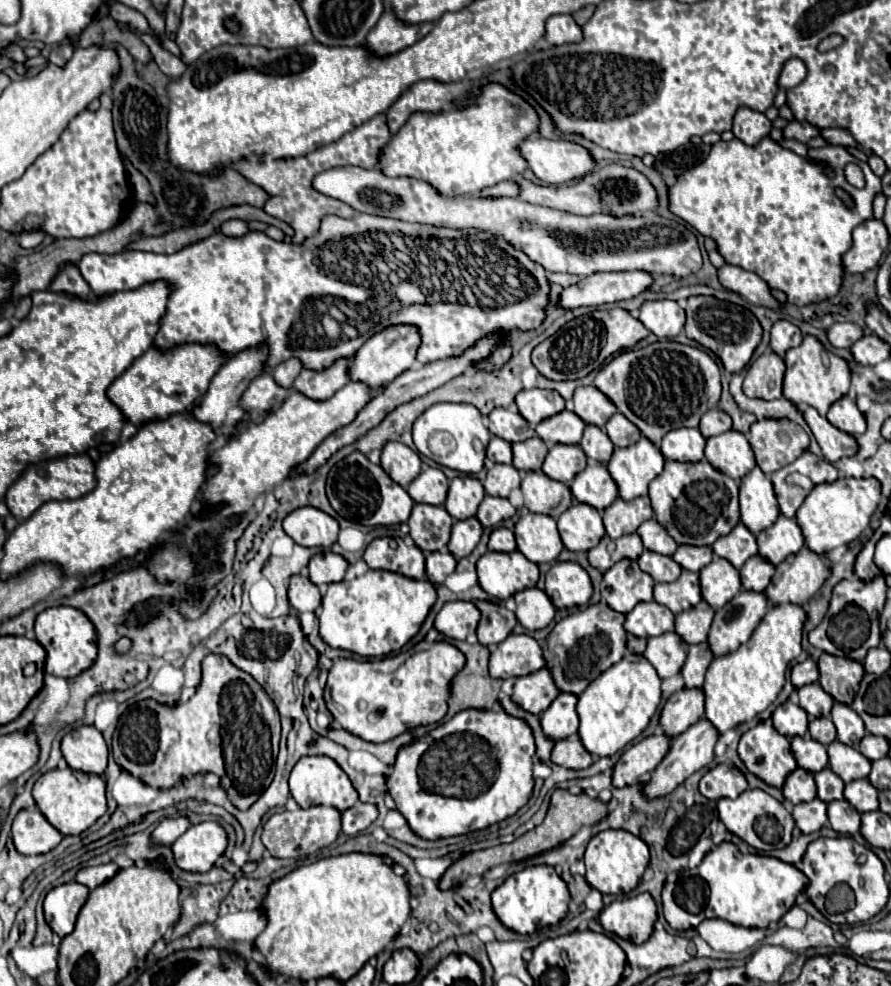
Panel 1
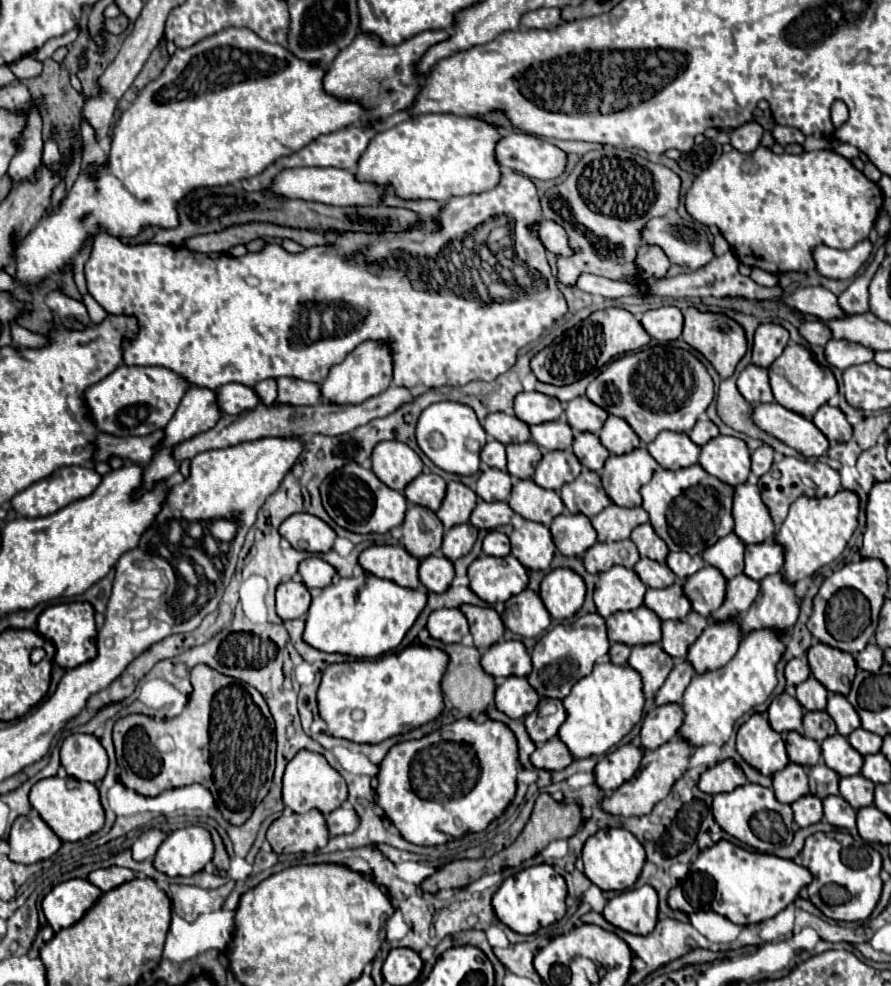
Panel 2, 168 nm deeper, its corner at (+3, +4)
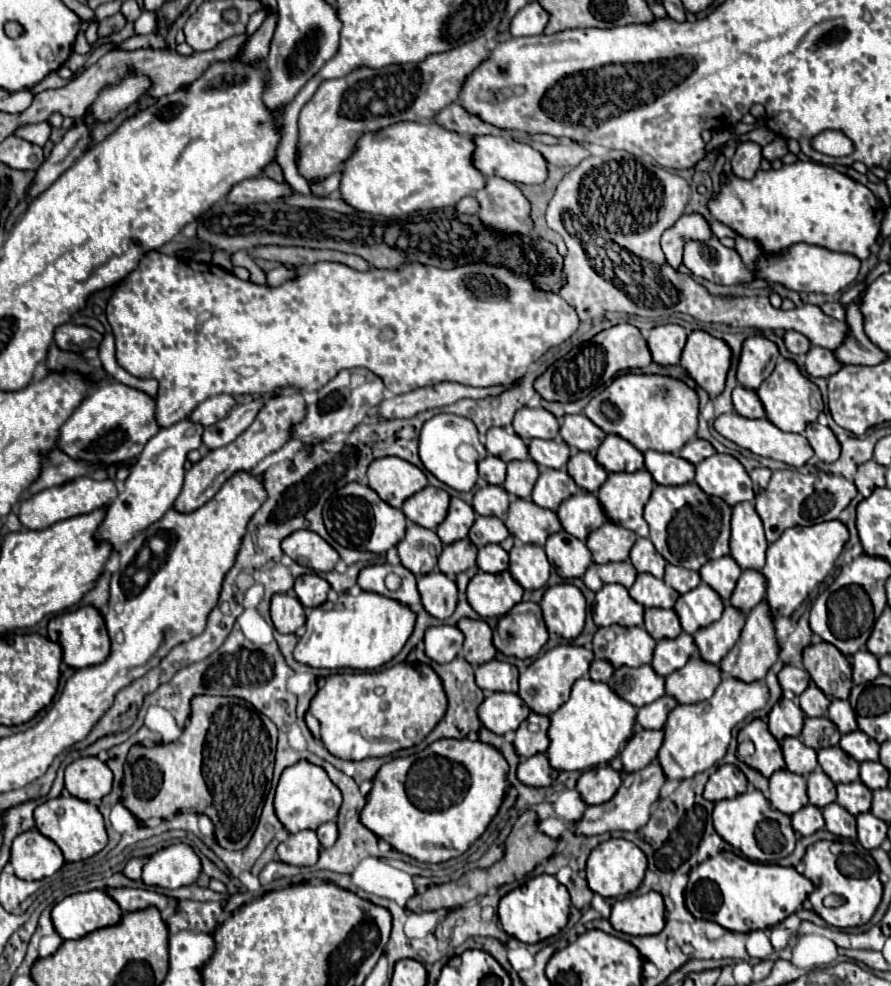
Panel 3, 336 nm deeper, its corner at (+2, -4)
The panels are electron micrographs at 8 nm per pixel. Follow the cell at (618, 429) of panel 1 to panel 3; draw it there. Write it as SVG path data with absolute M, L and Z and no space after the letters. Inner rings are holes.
M606 435L600 449L596 451L596 461L610 473L618 471L638 471L644 467L642 453L620 435Z

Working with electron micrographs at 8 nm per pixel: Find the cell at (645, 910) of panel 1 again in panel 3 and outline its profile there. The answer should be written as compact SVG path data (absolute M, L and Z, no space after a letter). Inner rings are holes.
M656 891L630 895L612 905L610 923L626 935L654 935L664 927L664 901Z

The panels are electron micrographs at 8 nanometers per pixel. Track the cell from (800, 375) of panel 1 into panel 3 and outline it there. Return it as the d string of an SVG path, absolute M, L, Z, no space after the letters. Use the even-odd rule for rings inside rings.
M780 359L770 379L766 379L756 389L756 393L762 399L762 405L766 407L766 419L770 419L782 431L790 433L804 433L808 423L814 423L824 409L824 401L818 387L806 375L802 375L798 365L790 359Z

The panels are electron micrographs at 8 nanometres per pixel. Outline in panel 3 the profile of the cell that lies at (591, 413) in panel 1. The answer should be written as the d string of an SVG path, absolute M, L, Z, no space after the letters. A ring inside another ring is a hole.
M584 413L564 415L560 435L570 447L590 453L594 453L606 437L606 433L596 423L592 423Z

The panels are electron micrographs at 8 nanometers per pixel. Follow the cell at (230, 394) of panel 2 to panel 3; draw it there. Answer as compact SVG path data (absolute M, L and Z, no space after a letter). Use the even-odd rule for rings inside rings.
M214 395L210 399L206 399L204 403L200 403L190 419L194 419L196 423L202 423L204 427L210 427L214 423L218 423L220 419L224 419L226 415L230 415L230 411L236 407L236 399L232 395Z

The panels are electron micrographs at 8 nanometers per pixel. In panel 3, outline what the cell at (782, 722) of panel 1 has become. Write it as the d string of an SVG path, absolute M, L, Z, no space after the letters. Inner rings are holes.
M780 699L768 713L770 733L782 743L786 737L798 737L804 725L804 711L788 699Z

